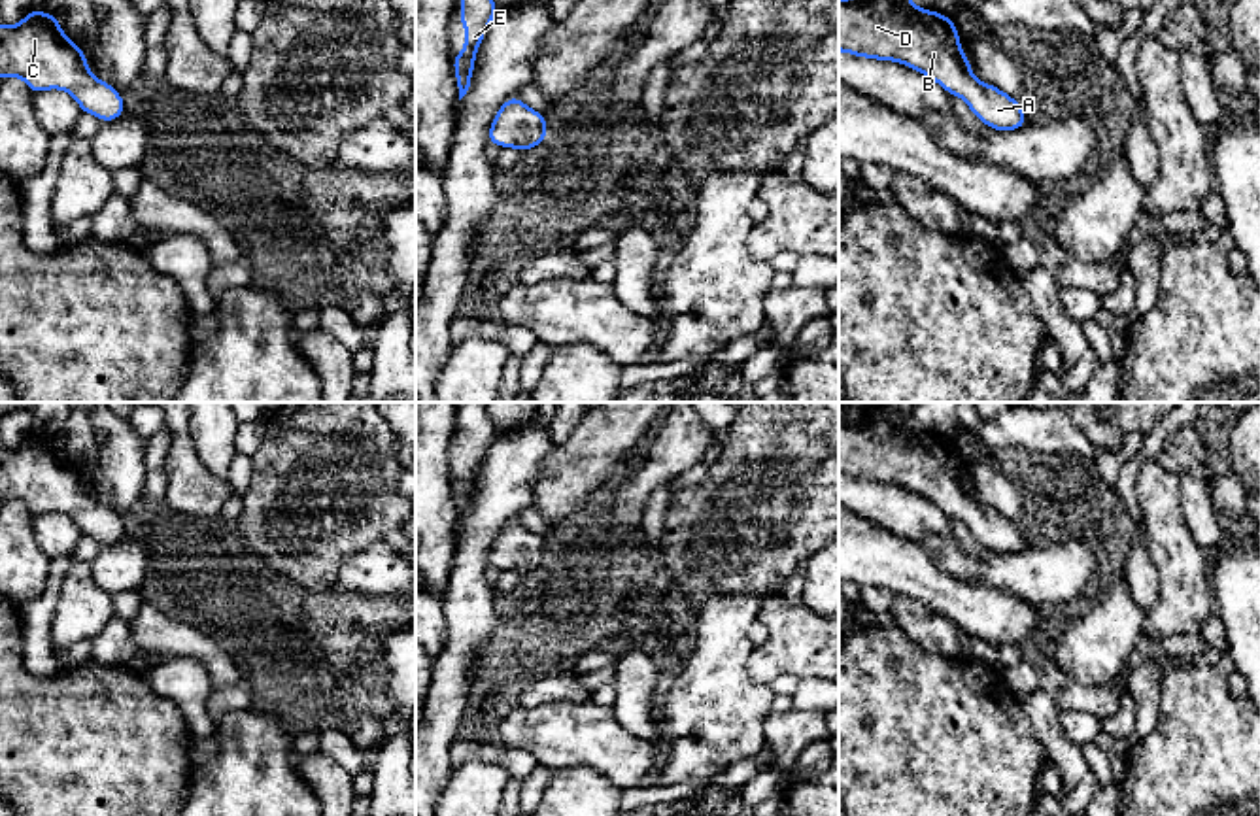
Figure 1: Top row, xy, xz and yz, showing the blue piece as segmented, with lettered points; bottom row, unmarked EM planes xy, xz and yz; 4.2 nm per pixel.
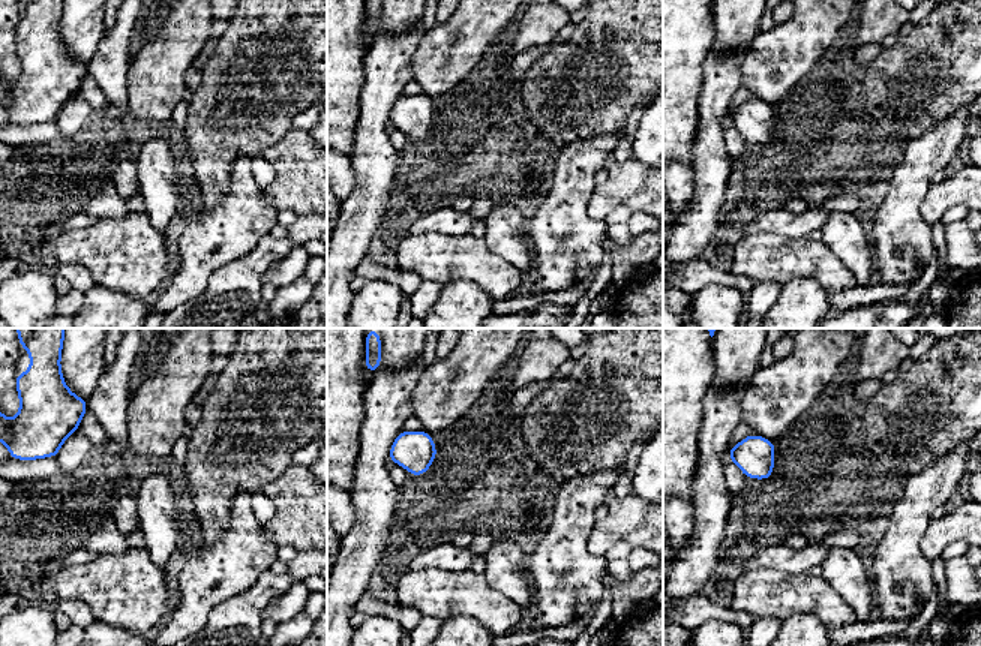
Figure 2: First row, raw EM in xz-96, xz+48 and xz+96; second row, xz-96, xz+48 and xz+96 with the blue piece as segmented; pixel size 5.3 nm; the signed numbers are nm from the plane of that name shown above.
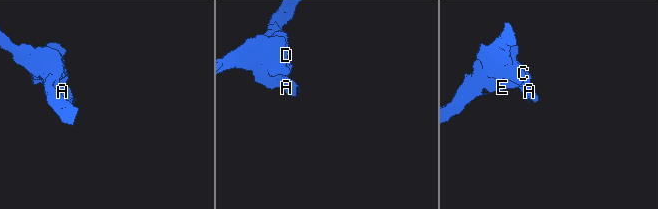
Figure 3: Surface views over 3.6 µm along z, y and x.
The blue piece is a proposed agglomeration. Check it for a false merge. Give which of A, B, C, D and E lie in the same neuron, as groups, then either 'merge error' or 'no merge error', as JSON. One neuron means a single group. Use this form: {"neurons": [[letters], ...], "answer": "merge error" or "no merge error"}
{"neurons": [["A", "B", "C", "D", "E"]], "answer": "no merge error"}

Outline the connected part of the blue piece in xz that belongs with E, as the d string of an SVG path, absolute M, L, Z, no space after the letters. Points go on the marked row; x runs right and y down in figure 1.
M463 0L461 11L455 13L455 17L465 25L465 49L453 53L459 100L467 94L472 83L474 59L495 15L497 4L493 0Z

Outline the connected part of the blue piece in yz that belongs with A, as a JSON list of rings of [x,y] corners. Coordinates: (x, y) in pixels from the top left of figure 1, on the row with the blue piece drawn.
[[[839,0],[839,51],[875,60],[895,60],[926,74],[952,96],[962,96],[971,113],[997,132],[1026,127],[1020,102],[975,79],[971,60],[963,57],[958,28],[945,13],[916,8],[911,0]]]

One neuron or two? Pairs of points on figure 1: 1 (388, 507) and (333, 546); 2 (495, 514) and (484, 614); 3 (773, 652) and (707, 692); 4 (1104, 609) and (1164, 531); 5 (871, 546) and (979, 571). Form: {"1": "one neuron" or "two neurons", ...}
{"1": "one neuron", "2": "one neuron", "3": "two neurons", "4": "two neurons", "5": "two neurons"}

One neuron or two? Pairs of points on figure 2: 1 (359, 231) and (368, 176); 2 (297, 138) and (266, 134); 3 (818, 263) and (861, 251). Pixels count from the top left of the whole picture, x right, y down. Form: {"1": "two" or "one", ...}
{"1": "one", "2": "two", "3": "two"}

